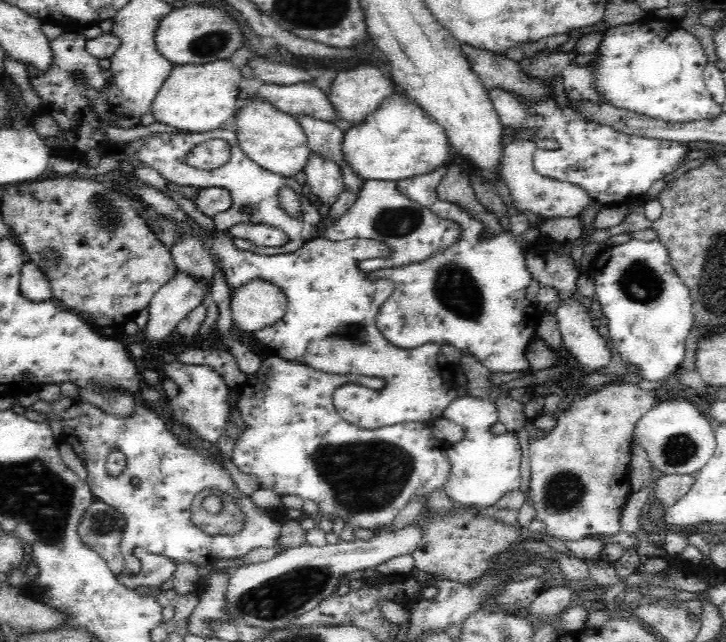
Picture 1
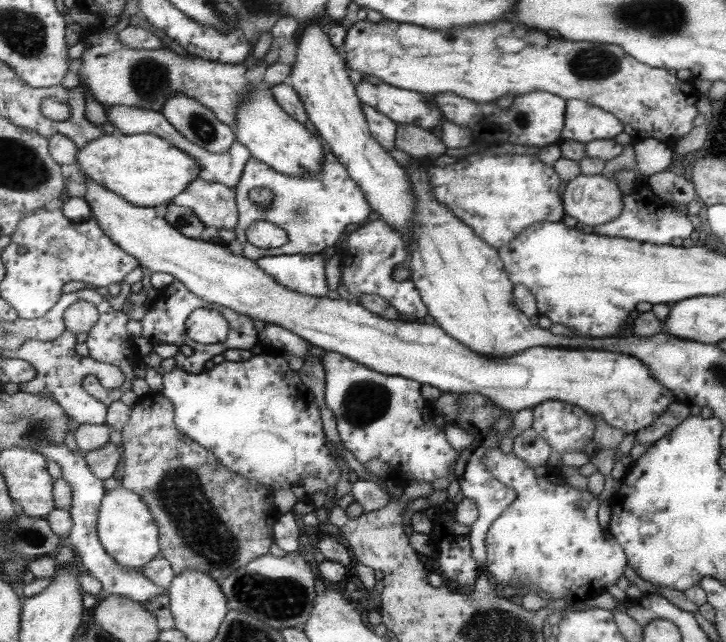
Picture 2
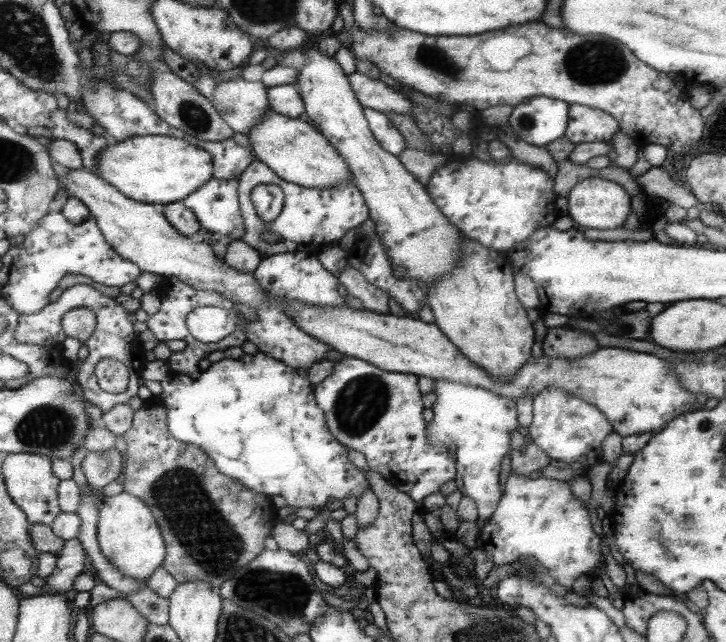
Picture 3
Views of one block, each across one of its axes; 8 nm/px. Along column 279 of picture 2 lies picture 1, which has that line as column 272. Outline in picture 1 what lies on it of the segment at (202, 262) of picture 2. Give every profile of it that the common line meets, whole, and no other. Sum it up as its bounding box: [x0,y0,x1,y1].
[232,278,288,332]

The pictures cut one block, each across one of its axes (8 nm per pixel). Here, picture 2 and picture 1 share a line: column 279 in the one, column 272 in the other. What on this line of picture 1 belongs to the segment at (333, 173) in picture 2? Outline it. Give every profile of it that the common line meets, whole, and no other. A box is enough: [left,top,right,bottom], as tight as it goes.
[136,130,320,256]

